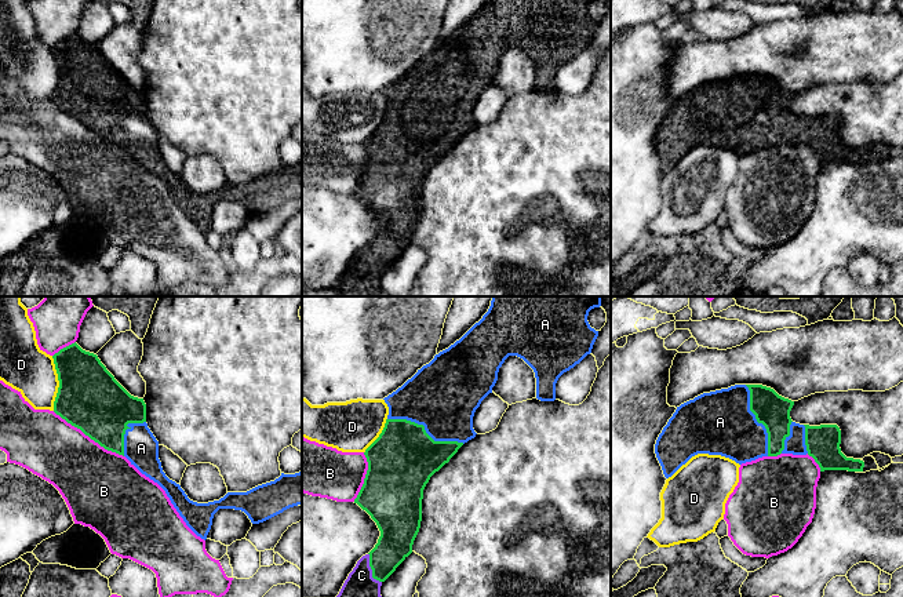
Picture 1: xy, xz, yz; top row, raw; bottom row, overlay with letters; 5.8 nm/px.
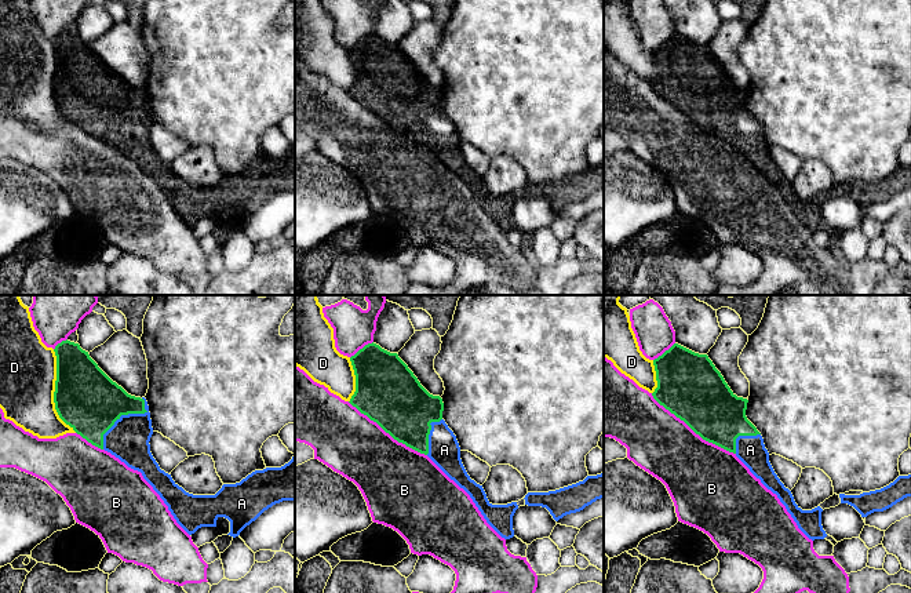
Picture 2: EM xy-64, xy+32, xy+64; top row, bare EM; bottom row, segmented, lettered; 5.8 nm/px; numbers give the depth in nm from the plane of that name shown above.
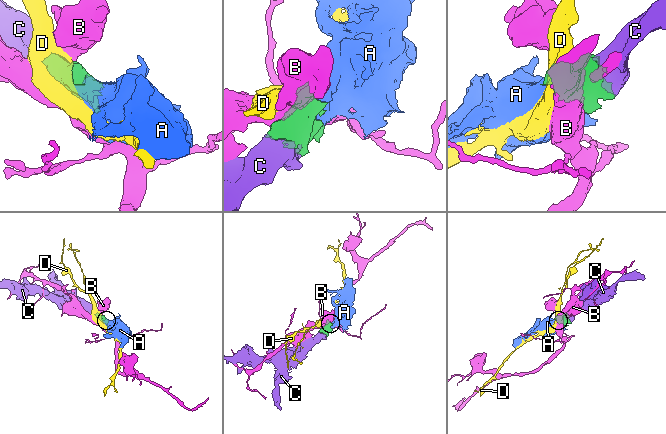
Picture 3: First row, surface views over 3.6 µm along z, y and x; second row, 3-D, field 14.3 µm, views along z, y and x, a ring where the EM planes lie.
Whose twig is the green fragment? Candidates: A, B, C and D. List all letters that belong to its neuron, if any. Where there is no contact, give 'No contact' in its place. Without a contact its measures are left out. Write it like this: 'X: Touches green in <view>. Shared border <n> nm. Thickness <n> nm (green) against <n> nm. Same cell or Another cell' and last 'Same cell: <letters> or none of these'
A: Touches green in xz. Shared border 480 nm. Thickness 380 nm (green) against 420 nm. Same cell
B: Touches green in xy. Shared border 500 nm. Thickness 380 nm (green) against 380 nm. Another cell
C: Touches green in xz. Shared border 190 nm. Thickness 200 nm (green) against 240 nm. Same cell
D: Touches green in xy. Shared border 320 nm. Thickness 380 nm (green) against 280 nm. Another cell
Same cell: A, C

